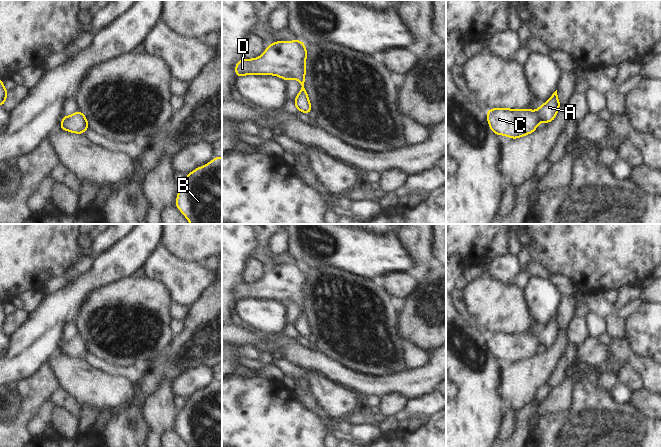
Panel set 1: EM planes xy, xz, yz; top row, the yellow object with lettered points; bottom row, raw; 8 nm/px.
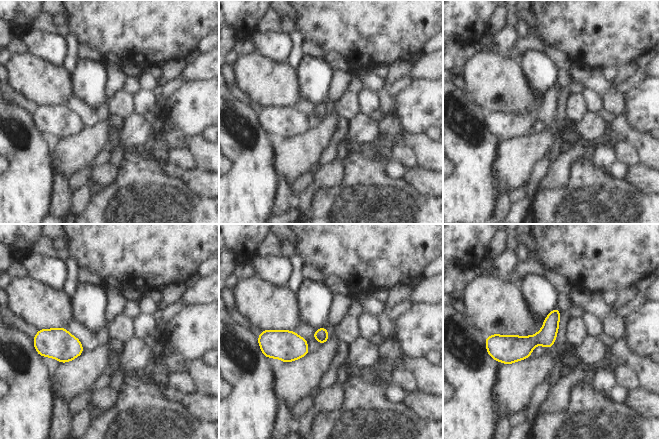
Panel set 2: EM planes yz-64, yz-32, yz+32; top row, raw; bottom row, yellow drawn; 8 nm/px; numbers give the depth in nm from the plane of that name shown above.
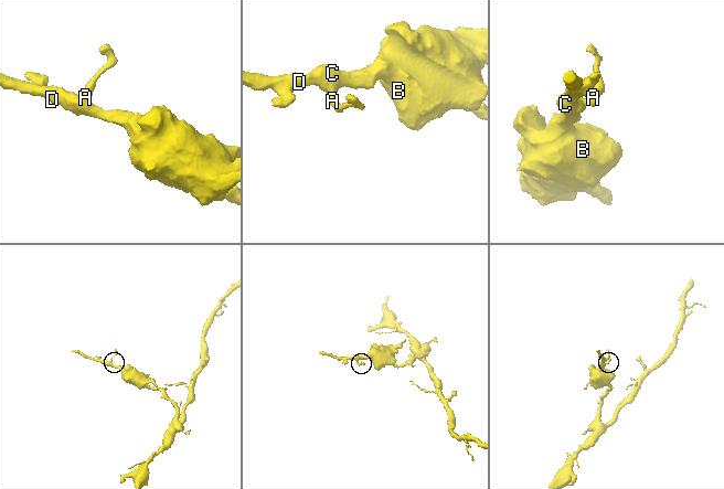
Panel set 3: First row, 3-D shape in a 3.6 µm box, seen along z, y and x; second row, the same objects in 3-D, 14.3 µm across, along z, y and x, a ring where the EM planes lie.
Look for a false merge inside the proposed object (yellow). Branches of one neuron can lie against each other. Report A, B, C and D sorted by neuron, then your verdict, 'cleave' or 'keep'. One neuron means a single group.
A B C D; keep

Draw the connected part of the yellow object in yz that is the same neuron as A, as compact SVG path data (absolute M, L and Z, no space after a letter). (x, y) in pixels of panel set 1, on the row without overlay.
M556 314L544 329L539 329L537 335L528 332L493 332L487 334L486 340L495 359L506 359L513 364L534 356L540 345L551 347L559 335L560 328Z

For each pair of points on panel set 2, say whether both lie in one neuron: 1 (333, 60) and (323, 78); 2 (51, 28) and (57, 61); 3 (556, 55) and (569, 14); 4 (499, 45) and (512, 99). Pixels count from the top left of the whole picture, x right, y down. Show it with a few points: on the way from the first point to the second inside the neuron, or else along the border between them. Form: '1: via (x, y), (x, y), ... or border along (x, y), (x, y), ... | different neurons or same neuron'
1: border along (323, 59), (332, 66) | different neurons
2: border along (31, 25), (37, 30), (59, 34), (65, 38) | different neurons
3: border along (541, 40), (548, 45), (559, 48), (569, 58) | different neurons
4: border along (490, 51), (504, 57), (510, 57) | different neurons

